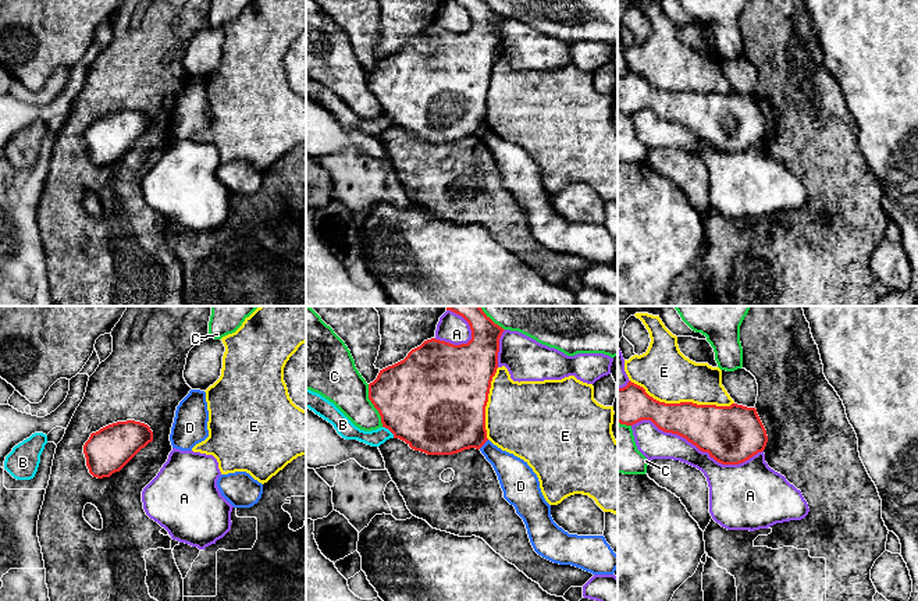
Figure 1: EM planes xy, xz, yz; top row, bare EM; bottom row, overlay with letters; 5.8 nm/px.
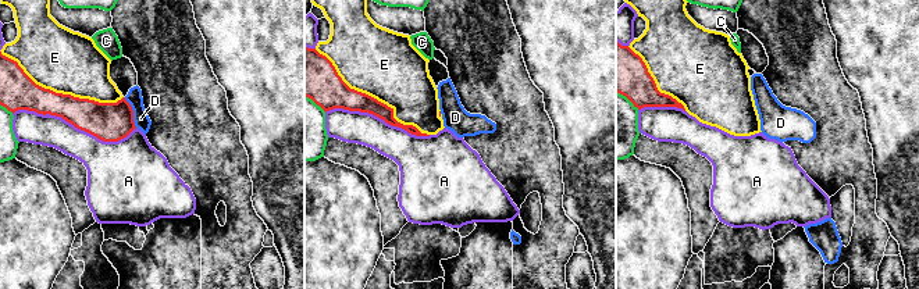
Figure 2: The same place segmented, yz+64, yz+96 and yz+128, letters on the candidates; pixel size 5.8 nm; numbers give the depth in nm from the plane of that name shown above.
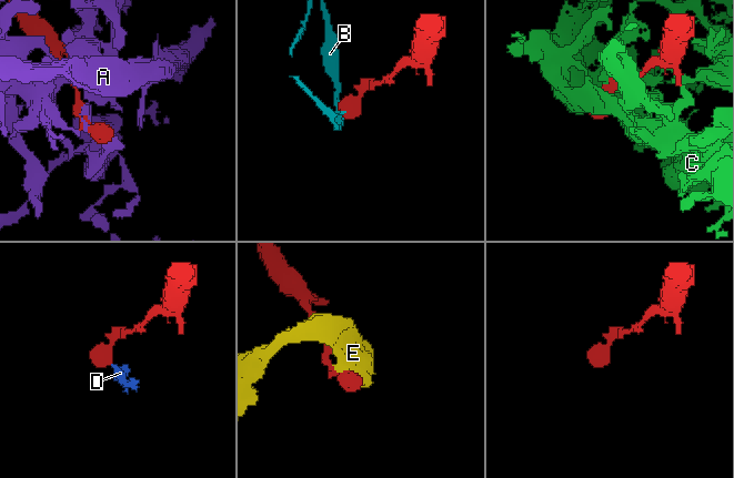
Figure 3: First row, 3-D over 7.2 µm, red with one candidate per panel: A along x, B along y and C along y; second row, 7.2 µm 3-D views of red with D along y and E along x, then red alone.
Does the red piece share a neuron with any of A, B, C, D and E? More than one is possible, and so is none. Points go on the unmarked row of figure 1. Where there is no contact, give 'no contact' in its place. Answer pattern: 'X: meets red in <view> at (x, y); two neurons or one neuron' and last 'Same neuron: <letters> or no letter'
A: meets red in yz at (697, 135); two neurons
B: meets red in xz at (390, 118); two neurons
C: meets red in xz at (373, 92); two neurons
D: meets red in xz at (483, 132); two neurons
E: meets red in yz at (682, 91); two neurons
Same neuron: no letter

